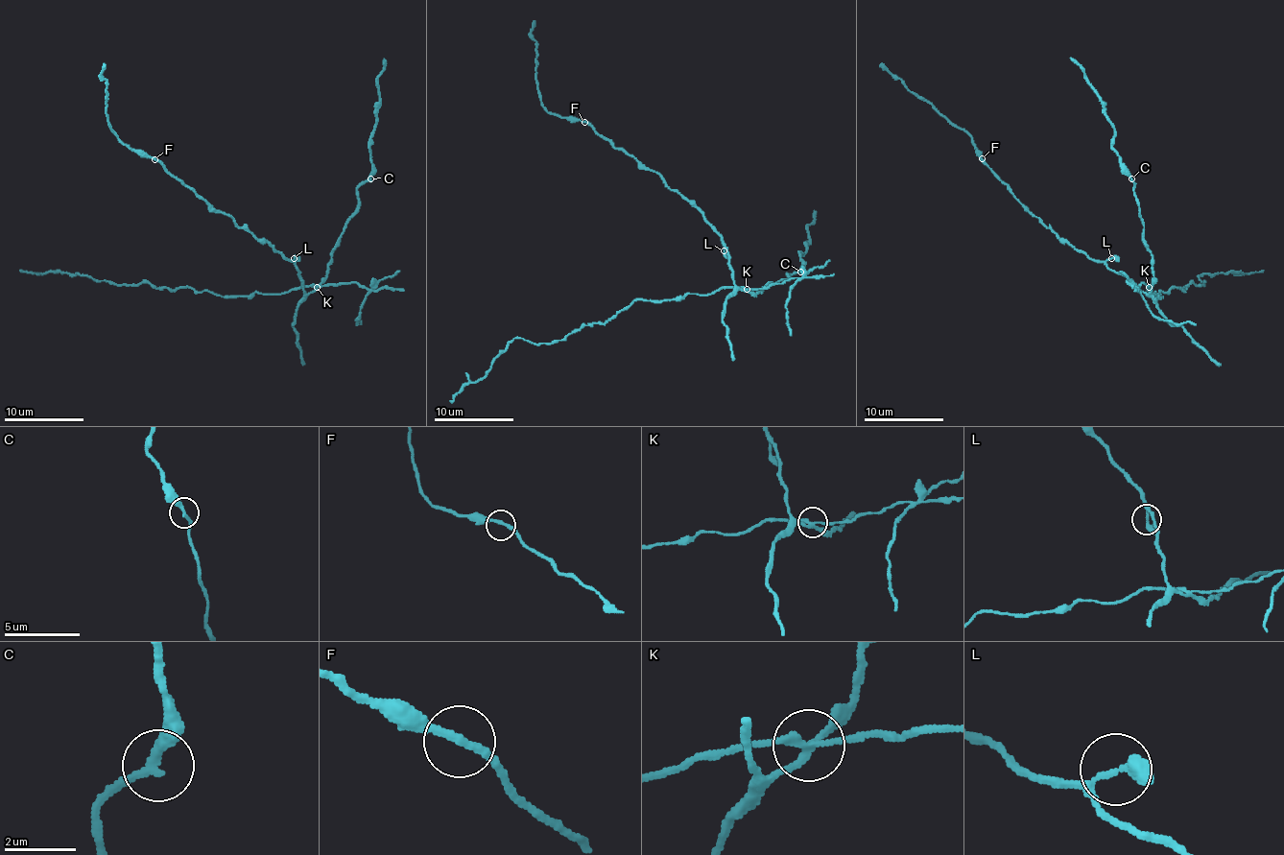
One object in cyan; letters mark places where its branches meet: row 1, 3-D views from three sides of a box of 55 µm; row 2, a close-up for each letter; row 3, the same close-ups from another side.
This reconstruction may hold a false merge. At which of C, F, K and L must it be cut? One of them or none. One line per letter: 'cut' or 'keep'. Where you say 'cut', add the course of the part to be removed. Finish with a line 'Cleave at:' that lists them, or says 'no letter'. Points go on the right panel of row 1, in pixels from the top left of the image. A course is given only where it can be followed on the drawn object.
C: keep
F: keep
K: cut; course (1150, 286), (1159, 296), (1161, 291), (1176, 286), (1183, 291), (1189, 282), (1205, 282), (1199, 276), (1261, 271)
L: keep
Cleave at: K

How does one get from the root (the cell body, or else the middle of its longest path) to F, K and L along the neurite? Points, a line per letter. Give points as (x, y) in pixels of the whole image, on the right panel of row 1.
F: (1117, 273), (1109, 271), (1100, 260), (1093, 260), (1069, 243), (1063, 243), (982, 158)
K: (1117, 273), (1124, 273), (1145, 295), (1152, 291), (1150, 286)
L: (1117, 273), (1113, 273), (1105, 262), (1111, 258)

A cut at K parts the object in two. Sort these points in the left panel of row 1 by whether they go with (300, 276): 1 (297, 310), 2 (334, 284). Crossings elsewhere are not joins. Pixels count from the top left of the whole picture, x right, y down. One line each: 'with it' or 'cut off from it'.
1: with it
2: cut off from it

